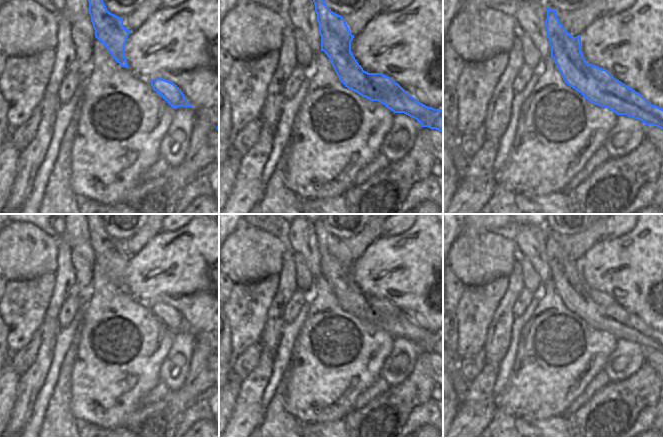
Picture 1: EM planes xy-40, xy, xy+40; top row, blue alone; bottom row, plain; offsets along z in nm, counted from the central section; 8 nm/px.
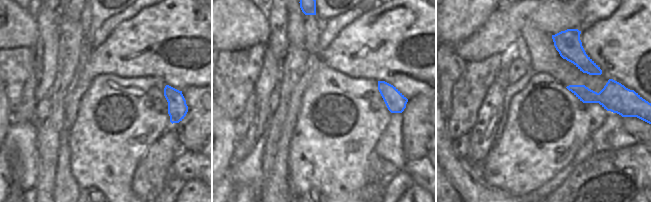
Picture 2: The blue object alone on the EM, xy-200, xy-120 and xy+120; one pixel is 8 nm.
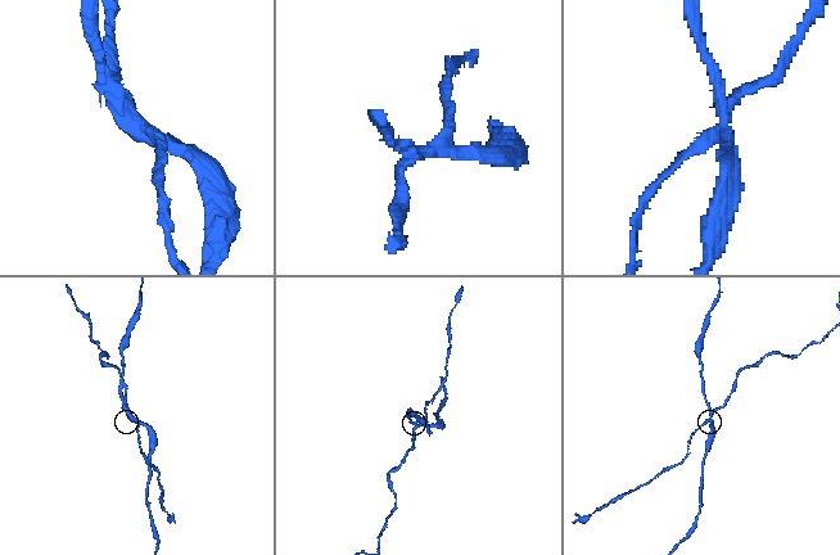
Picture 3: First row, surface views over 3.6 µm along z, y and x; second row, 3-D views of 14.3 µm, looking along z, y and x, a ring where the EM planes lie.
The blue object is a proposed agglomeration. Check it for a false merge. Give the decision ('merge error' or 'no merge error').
merge error

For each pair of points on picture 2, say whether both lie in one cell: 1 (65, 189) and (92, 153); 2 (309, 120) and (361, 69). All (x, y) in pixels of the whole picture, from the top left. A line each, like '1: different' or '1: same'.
1: different
2: different

